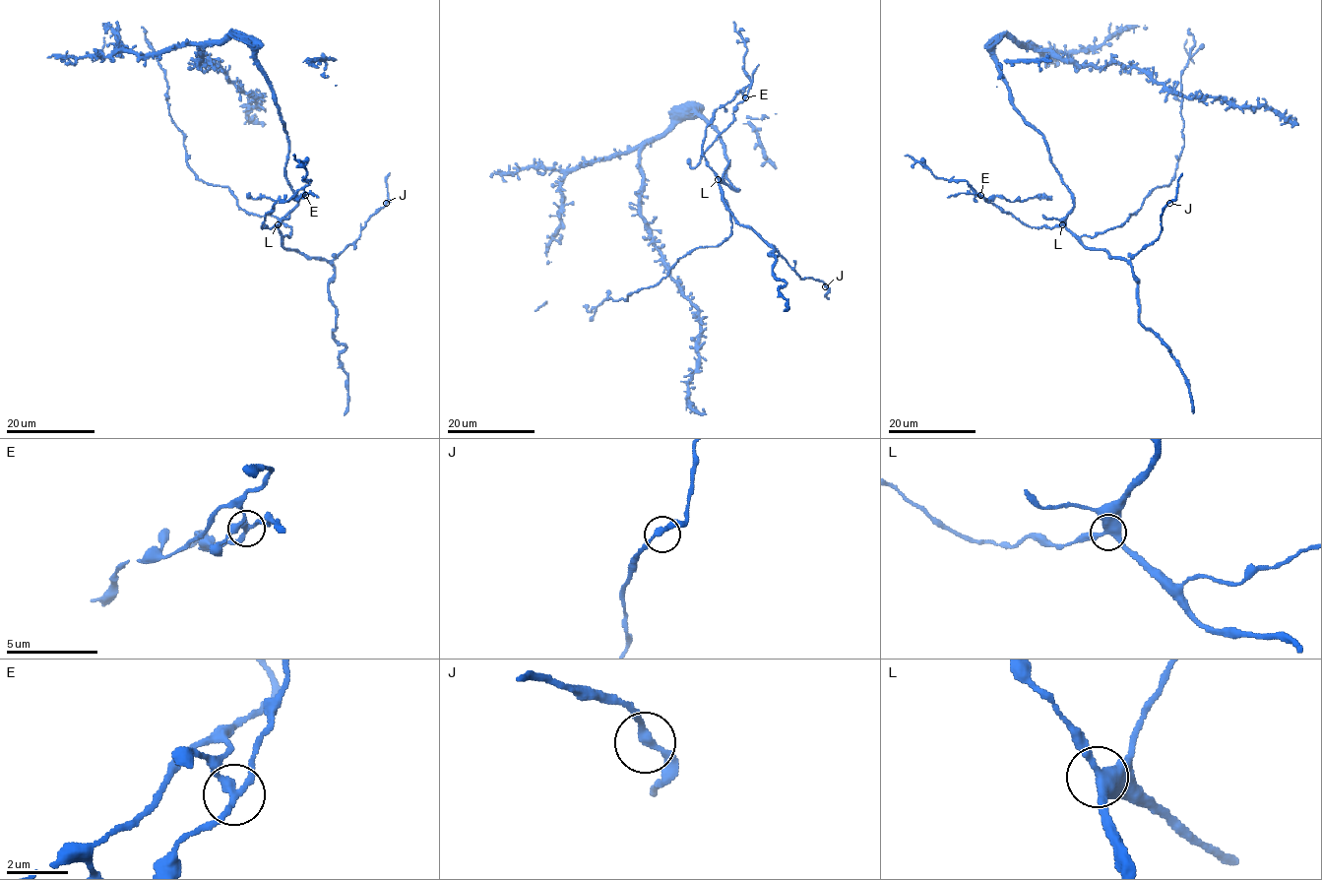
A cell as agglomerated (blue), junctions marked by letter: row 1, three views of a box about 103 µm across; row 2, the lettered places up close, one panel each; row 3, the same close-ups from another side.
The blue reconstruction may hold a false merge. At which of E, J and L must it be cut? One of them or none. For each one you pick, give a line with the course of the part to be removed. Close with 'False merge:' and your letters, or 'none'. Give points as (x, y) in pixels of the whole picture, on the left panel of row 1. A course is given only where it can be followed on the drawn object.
E: foreign part runs (305, 195), (302, 198), (293, 196), (286, 202), (263, 197), (255, 199), (247, 194)
False merge: E

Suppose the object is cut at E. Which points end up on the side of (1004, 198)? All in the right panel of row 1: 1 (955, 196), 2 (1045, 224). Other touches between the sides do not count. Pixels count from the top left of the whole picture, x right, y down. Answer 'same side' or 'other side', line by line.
1: same side
2: other side

